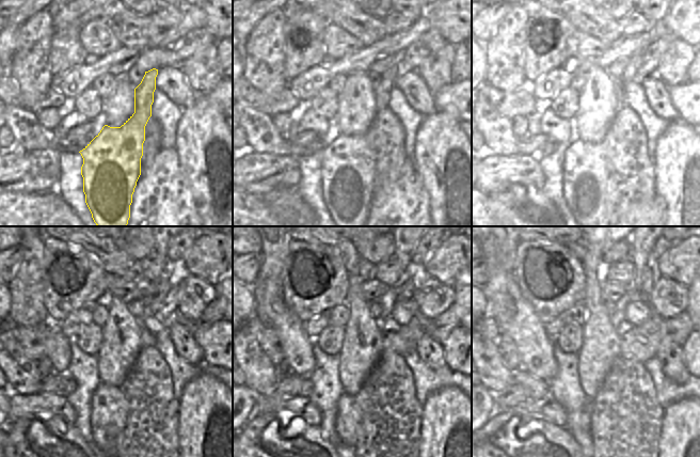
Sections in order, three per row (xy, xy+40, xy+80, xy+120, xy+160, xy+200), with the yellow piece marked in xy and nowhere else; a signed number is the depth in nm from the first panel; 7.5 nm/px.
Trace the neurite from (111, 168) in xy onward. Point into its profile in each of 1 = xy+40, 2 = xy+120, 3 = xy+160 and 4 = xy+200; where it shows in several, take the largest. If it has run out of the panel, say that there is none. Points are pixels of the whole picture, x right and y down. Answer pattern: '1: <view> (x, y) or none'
1: xy+40 (348, 170)
2: xy+120 (109, 407)
3: xy+160 (348, 419)
4: xy+200 (648, 282)

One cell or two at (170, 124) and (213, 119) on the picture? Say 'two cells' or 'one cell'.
two cells

